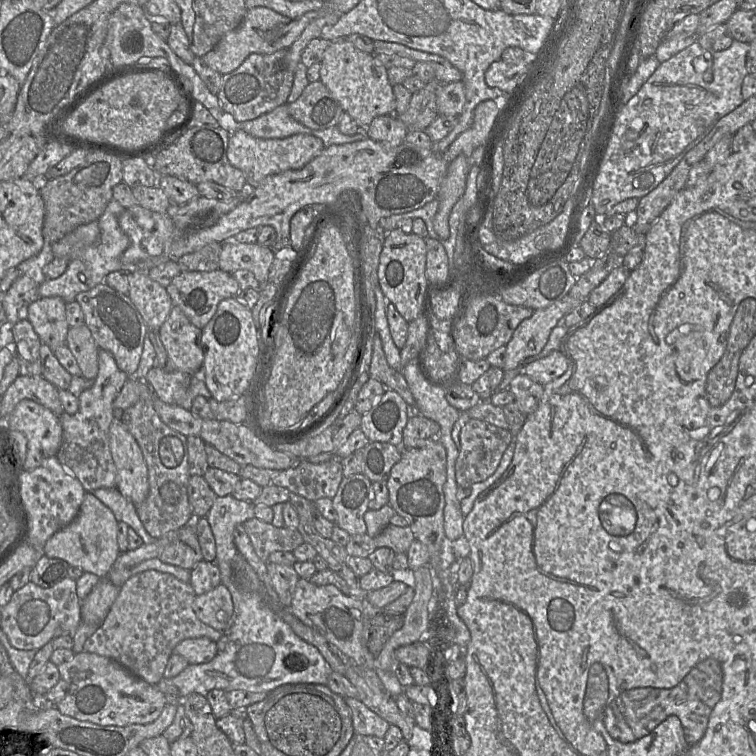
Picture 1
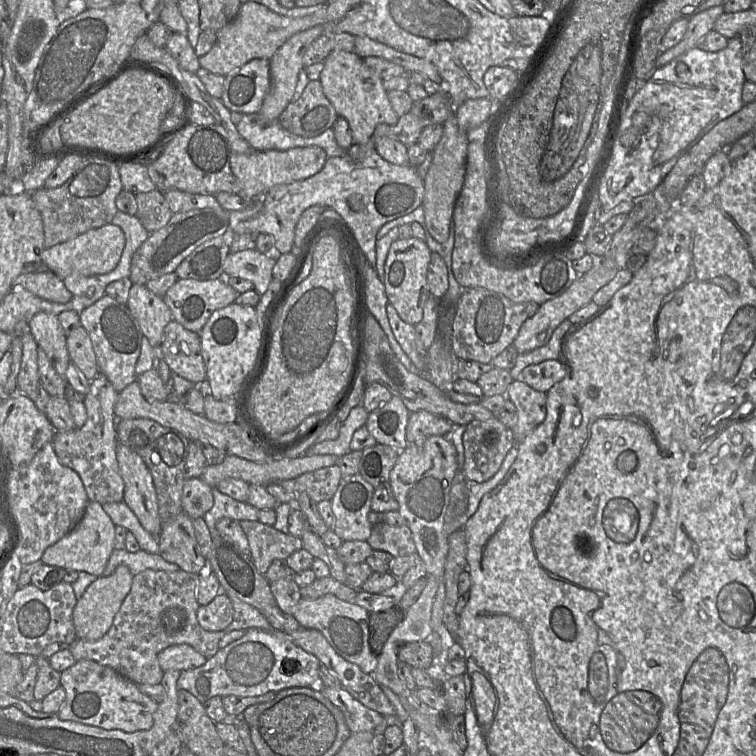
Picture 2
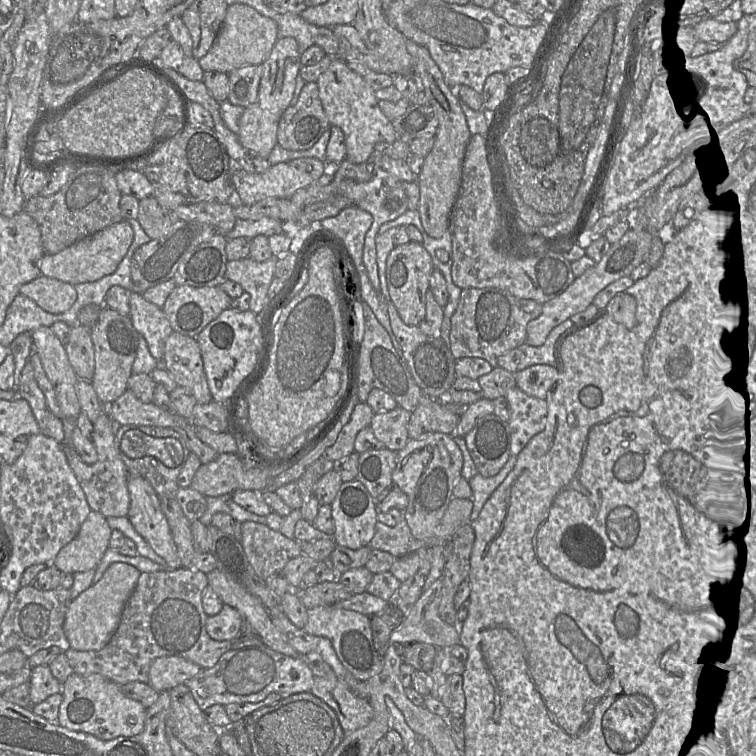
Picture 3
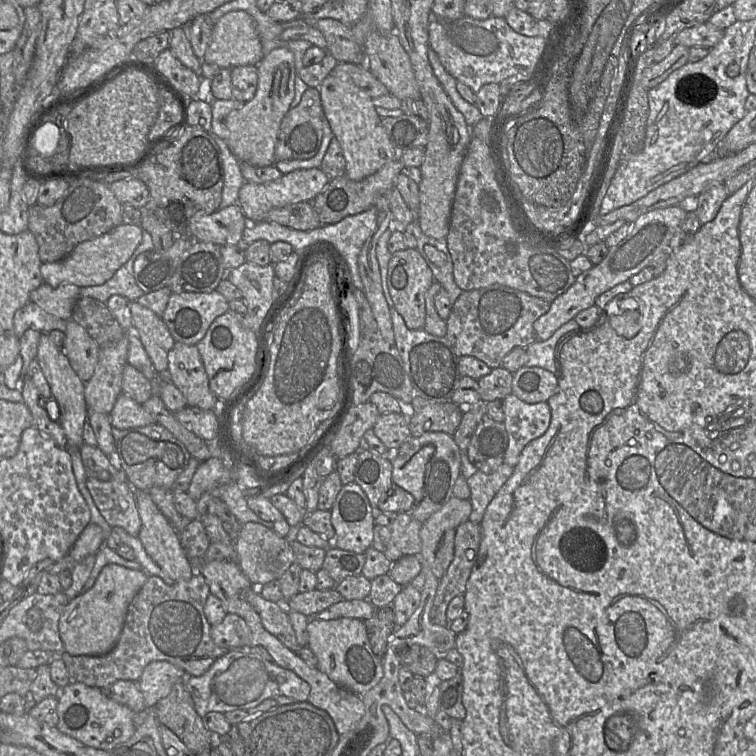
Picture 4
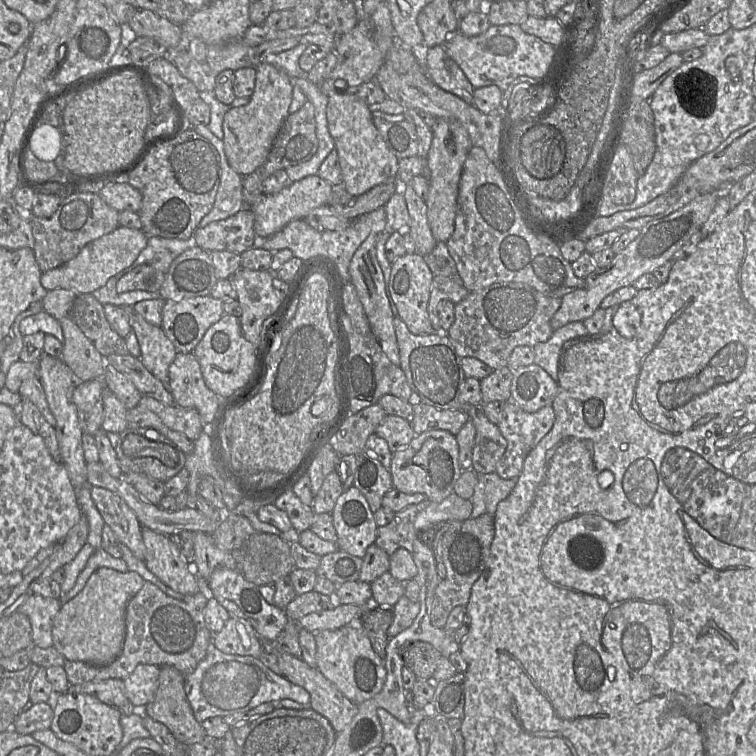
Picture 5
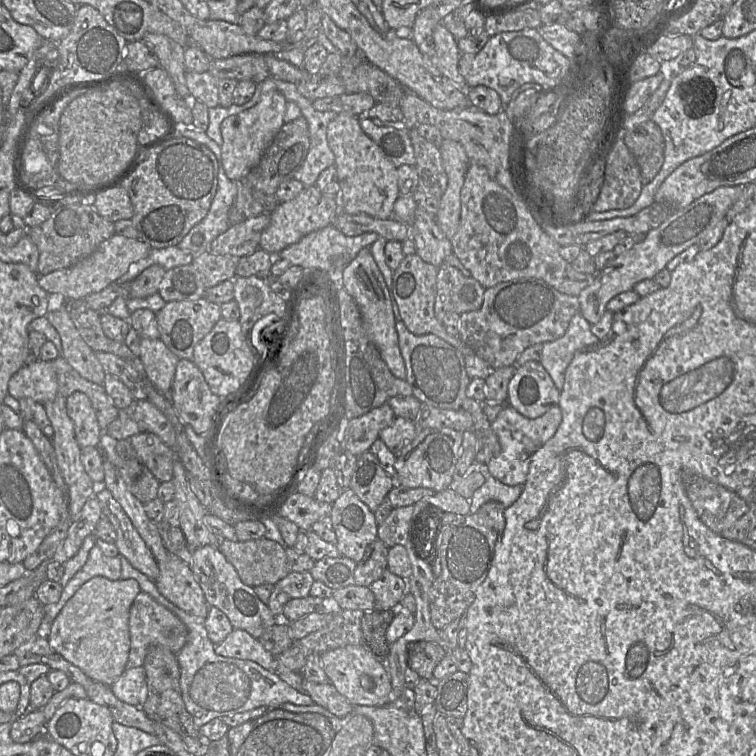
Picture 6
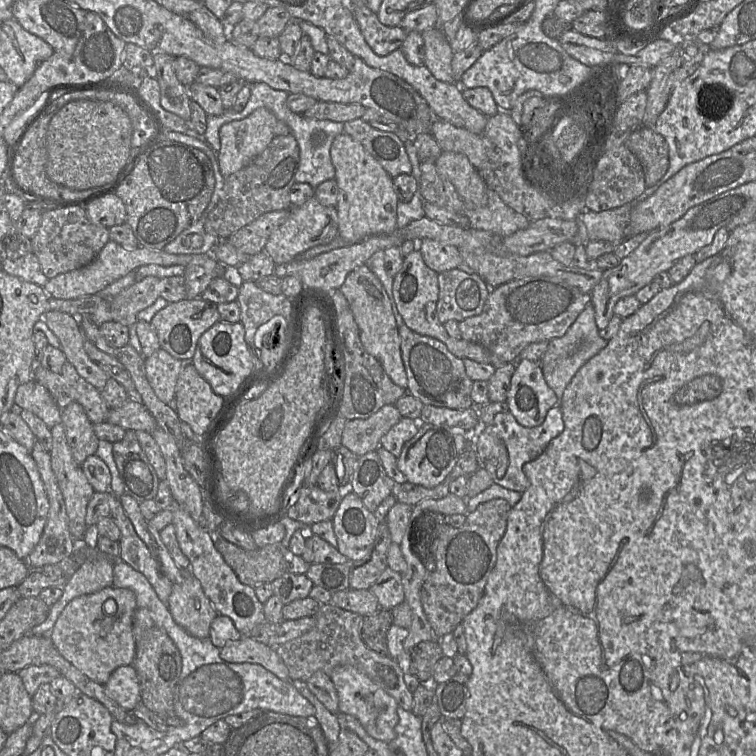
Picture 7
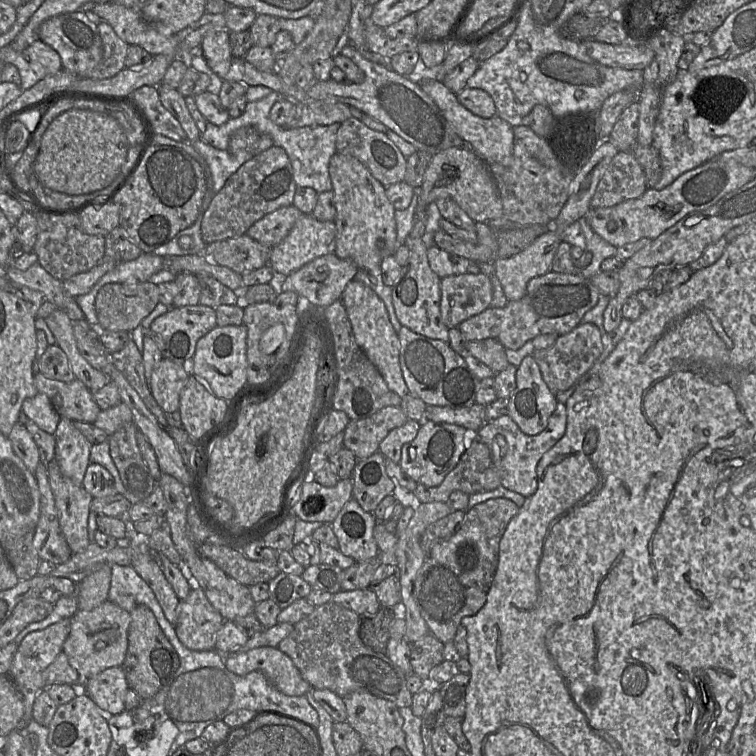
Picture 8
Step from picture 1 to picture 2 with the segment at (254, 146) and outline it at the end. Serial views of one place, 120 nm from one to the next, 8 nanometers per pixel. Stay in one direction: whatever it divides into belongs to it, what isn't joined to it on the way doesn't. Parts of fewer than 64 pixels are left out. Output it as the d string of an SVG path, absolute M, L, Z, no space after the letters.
M318 146L296 147L286 151L253 151L250 154L230 153L230 167L239 182L239 193L245 198L263 197L272 187L305 180L320 172L327 160Z

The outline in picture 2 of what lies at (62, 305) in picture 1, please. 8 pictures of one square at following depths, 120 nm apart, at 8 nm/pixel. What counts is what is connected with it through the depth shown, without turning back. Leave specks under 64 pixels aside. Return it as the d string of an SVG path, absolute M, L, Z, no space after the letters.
M38 312L30 320L29 329L56 372L65 378L71 360L66 346L67 336L59 322L58 315Z

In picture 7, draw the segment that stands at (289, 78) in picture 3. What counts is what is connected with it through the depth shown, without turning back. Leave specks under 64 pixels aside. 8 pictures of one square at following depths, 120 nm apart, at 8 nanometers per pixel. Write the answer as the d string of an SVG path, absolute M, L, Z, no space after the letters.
M260 107L242 120L224 124L220 128L221 148L217 153L222 175L227 178L259 156L275 138L274 129L277 123L278 119L270 110Z

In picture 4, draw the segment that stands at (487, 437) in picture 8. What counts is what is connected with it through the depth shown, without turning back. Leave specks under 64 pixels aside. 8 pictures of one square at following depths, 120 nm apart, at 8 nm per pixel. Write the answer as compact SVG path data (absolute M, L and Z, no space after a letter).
M513 393L503 400L504 425L508 434L504 463L514 468L525 446L547 431L551 409L547 402L527 403Z

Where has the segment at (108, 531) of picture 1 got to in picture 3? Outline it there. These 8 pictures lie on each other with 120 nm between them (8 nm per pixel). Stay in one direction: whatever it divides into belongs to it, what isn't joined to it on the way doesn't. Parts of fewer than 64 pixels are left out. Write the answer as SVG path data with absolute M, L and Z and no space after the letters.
M90 511L77 536L61 548L50 565L71 574L96 569L109 548L111 533L106 517Z

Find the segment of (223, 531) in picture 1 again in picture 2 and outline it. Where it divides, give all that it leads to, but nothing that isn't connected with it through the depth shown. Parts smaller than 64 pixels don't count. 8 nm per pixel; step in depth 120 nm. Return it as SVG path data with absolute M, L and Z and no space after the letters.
M216 488L212 489L212 494L213 507L203 516L212 538L220 535L216 524L222 518L230 518L239 522L243 520L258 521L259 510L247 502L234 500Z

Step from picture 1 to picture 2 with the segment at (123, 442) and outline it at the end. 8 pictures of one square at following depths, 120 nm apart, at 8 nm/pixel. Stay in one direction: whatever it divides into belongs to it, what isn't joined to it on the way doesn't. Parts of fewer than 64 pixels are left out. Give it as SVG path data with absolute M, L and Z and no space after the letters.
M118 442L116 457L124 481L123 501L133 511L140 524L154 537L162 530L153 479L143 459Z

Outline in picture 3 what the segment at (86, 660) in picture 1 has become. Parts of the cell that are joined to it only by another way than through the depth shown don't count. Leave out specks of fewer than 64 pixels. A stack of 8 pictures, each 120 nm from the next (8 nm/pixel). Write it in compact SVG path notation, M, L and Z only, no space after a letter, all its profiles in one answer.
M73 672L62 684L61 694L63 699L58 724L69 730L108 741L120 736L138 735L144 729L147 709L140 702L125 696L119 685L100 674L83 676Z

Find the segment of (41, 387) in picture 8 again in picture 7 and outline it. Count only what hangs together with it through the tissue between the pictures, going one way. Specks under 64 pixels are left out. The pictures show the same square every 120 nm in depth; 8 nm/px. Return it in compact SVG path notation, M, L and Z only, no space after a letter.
M69 361L65 362L60 373L38 367L34 379L50 392L60 409L71 402L77 402L82 405L93 424L107 420L110 408L100 390L81 377Z

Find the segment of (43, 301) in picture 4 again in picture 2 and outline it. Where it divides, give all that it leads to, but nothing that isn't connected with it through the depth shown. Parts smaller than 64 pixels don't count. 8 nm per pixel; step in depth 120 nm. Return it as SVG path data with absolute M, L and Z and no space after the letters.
M51 271L21 274L13 280L12 288L14 286L22 286L34 295L55 303L67 303L72 298L63 280Z

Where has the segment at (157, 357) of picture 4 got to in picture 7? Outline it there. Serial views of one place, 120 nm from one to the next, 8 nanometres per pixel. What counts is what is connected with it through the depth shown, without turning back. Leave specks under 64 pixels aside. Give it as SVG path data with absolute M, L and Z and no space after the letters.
M160 348L145 361L146 376L156 396L165 404L173 405L176 383L183 362Z

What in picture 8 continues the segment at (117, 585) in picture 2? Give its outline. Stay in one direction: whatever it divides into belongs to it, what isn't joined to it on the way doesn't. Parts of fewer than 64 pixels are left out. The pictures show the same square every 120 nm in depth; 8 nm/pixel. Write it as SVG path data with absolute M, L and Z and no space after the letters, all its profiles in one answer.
M110 600L90 611L78 610L71 617L70 632L62 652L82 680L89 679L110 667L123 665L128 648L130 613Z

